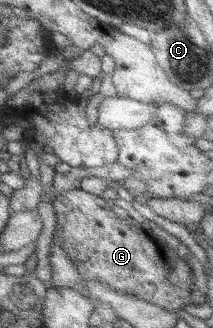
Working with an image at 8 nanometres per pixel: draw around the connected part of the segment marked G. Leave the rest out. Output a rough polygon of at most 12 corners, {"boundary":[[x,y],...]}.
{"boundary":[[59,195],[52,244],[83,278],[171,311],[195,274],[107,195]]}

